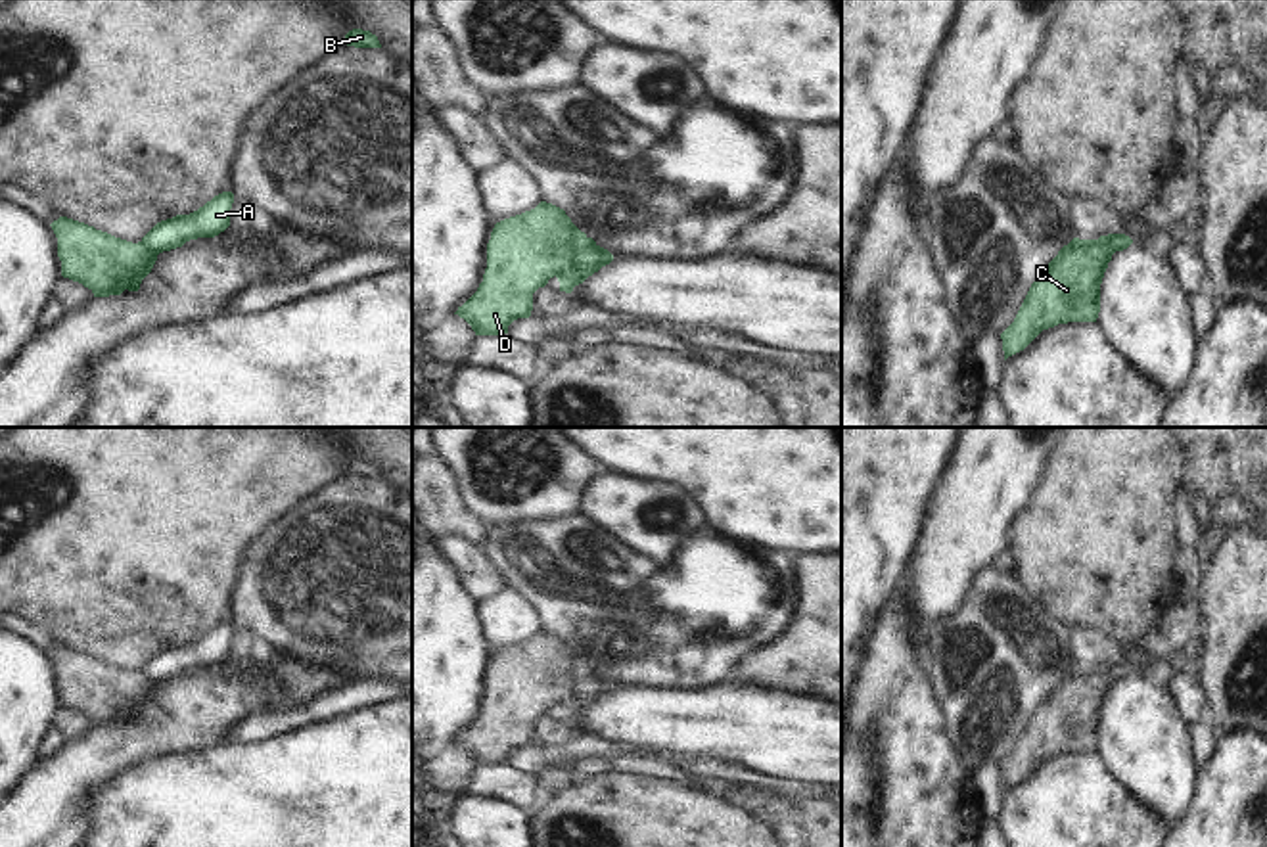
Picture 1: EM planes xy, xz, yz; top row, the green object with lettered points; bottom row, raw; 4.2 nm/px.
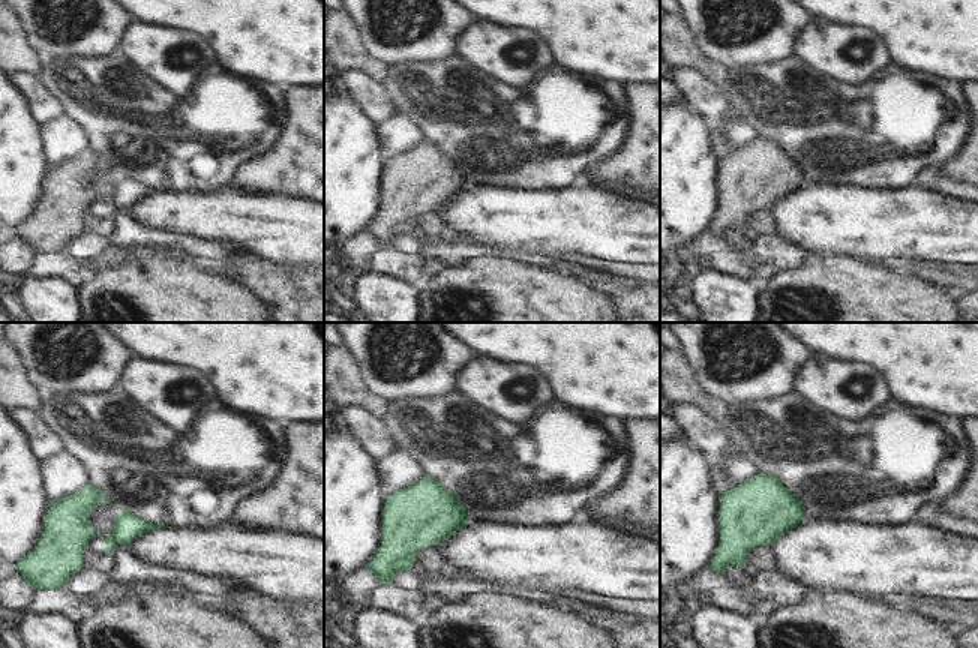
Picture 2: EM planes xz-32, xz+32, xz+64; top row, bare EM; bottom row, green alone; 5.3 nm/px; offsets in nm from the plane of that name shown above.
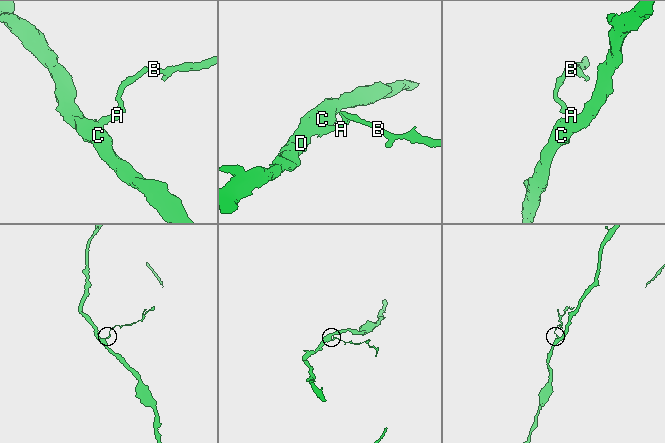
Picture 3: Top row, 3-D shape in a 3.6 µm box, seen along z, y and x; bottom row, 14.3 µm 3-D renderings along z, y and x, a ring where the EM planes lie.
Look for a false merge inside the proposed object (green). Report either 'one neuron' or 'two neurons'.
two neurons

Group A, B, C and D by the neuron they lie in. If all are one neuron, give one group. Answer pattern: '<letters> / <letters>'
A B / C D

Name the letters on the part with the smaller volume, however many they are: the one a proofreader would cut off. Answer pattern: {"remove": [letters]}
{"remove": ["A", "B"]}

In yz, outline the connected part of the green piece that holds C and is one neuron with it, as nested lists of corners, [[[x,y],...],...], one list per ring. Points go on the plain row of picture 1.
[[[1073,667],[1037,703],[1014,751],[1001,763],[1004,790],[1024,780],[1043,759],[1068,751],[1096,751],[1100,713],[1116,678]]]

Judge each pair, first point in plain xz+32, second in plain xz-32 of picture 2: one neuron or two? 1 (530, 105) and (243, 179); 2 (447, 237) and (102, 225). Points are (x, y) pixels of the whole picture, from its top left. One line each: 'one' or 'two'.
1: two
2: two

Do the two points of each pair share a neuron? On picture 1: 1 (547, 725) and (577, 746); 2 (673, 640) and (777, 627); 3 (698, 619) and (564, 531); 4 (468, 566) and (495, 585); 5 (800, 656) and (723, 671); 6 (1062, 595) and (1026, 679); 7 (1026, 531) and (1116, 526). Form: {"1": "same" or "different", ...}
{"1": "different", "2": "same", "3": "same", "4": "same", "5": "different", "6": "different", "7": "same"}

